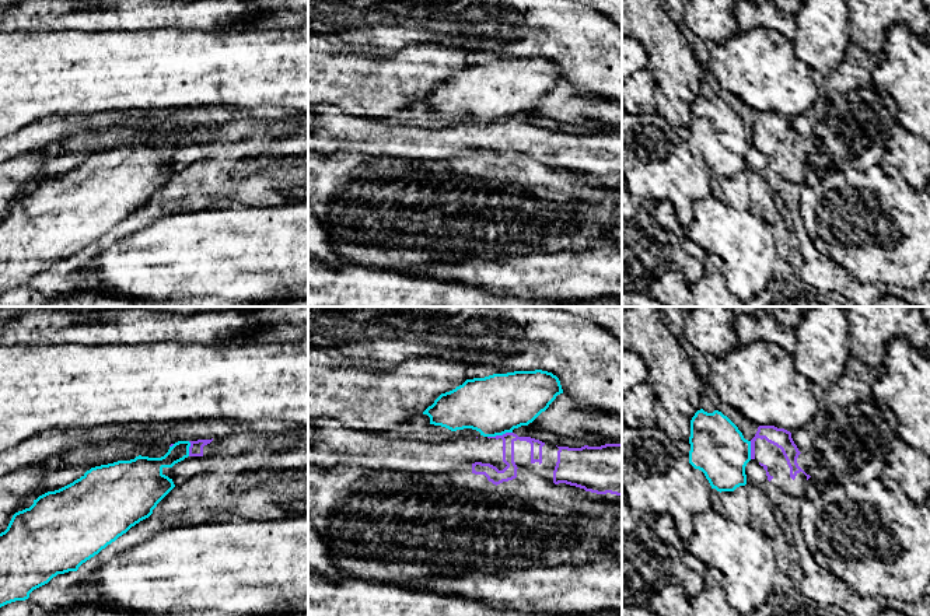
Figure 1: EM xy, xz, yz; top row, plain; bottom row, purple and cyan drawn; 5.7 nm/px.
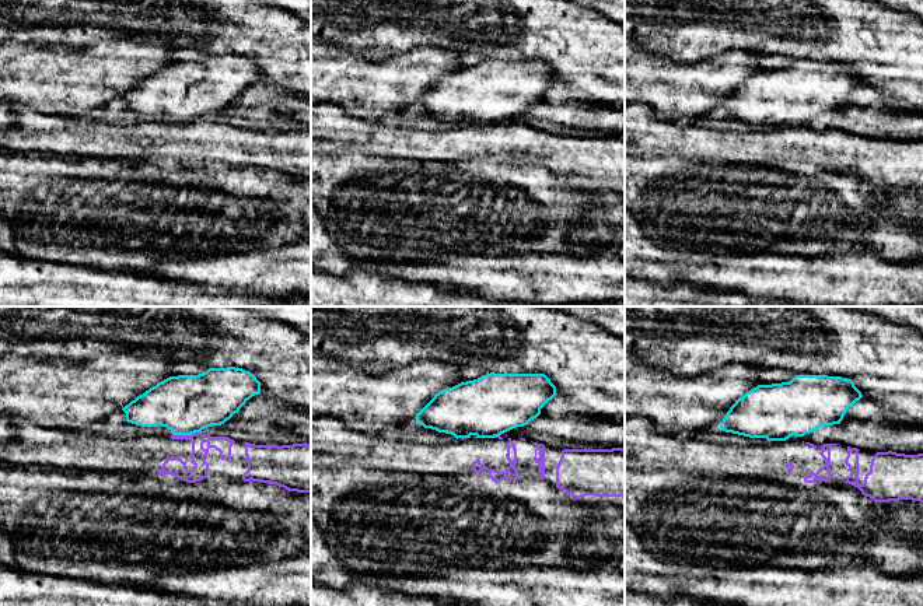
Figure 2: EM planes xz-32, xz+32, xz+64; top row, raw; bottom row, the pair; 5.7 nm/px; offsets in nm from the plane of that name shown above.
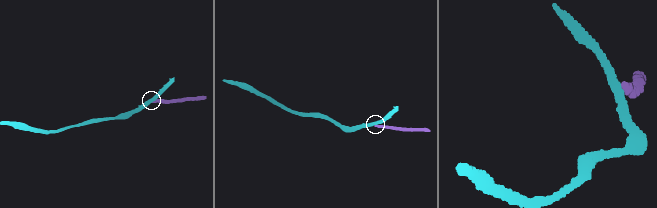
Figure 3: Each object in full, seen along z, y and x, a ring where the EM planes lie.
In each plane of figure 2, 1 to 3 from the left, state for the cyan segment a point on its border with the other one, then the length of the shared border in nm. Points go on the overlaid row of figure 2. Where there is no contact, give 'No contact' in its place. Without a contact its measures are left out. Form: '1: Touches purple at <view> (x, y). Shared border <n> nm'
1: Touches purple at xz-32 (186, 435). Shared border 170 nm
2: Touches purple at xz+32 (496, 437). Shared border 40 nm
3: No contact

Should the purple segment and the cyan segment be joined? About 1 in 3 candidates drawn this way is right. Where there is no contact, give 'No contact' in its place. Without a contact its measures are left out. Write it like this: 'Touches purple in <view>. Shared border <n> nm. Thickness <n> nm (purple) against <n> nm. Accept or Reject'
Touches purple in xz. Shared border 150 nm. Thickness 90 nm (purple) against 340 nm. Reject

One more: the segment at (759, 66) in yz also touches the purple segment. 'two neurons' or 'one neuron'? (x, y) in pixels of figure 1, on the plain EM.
two neurons

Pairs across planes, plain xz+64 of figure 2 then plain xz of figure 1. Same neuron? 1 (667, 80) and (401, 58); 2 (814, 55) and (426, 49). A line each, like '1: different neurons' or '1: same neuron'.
1: same neuron
2: different neurons

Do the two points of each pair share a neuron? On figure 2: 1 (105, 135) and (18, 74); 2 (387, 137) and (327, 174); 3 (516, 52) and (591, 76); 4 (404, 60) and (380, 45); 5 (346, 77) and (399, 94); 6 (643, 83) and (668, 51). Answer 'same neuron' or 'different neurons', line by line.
1: different neurons
2: different neurons
3: same neuron
4: different neurons
5: same neuron
6: different neurons

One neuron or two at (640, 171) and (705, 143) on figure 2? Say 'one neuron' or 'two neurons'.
two neurons

